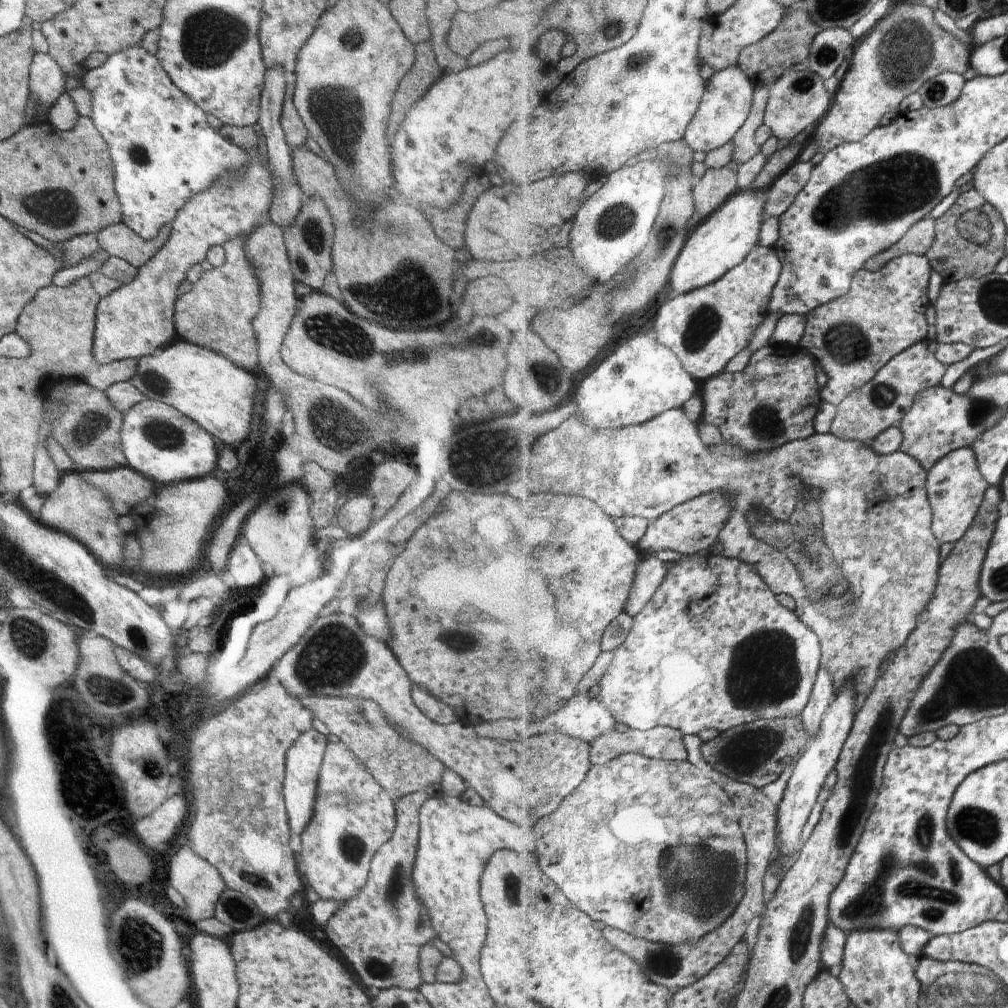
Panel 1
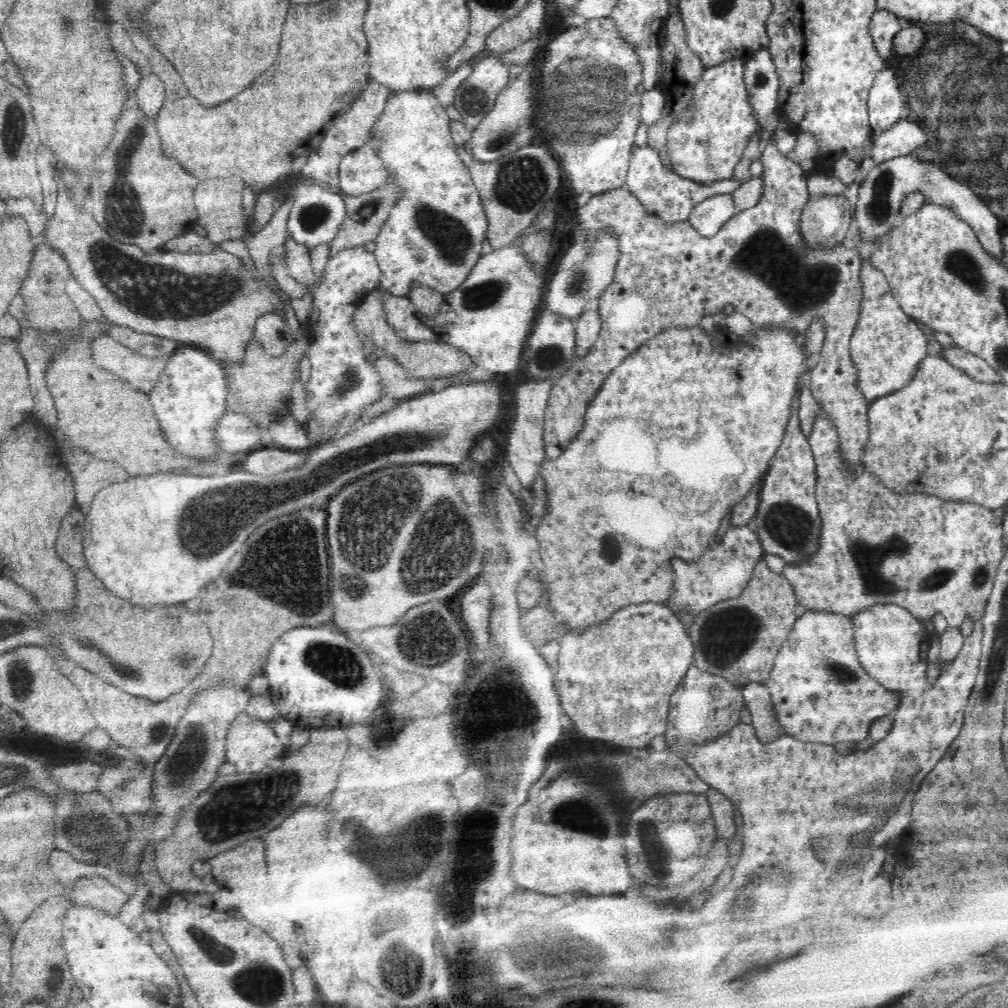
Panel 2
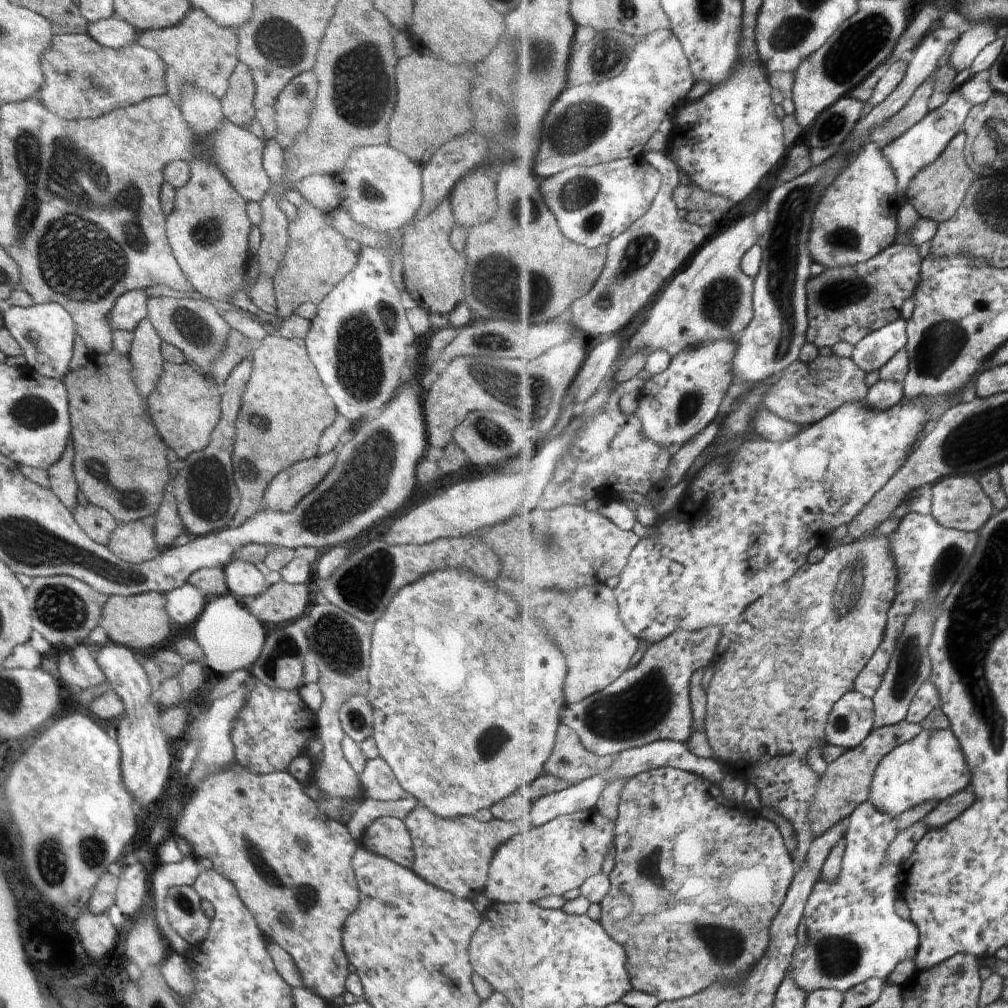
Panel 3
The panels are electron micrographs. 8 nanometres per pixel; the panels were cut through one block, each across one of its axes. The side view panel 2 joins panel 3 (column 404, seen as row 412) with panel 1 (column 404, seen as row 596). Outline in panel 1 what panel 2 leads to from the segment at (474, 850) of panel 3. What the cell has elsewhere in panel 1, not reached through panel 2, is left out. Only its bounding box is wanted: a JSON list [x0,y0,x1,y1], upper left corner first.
[323,791,437,992]

